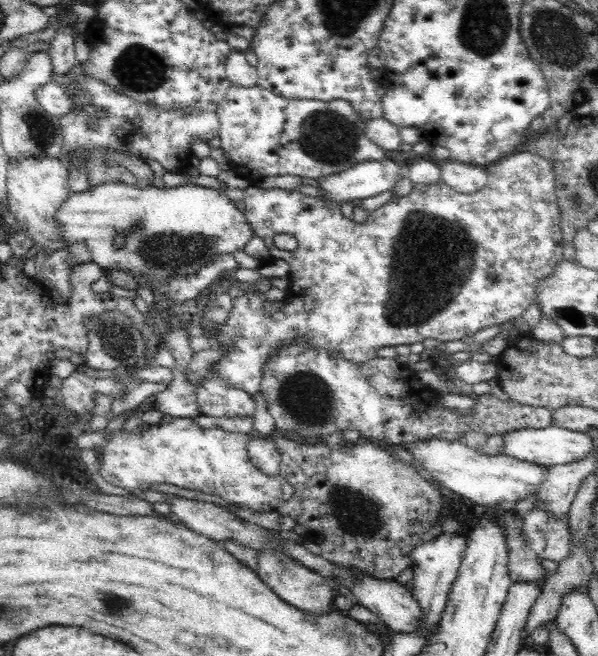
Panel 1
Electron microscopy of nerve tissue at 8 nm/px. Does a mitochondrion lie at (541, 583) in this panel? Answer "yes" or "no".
no

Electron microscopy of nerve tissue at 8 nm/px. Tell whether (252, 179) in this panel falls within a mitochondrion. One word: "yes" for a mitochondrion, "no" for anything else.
no

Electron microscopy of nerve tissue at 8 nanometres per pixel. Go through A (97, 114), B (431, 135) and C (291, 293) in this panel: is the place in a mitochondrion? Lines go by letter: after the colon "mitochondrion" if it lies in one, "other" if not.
A: mitochondrion
B: other
C: other

